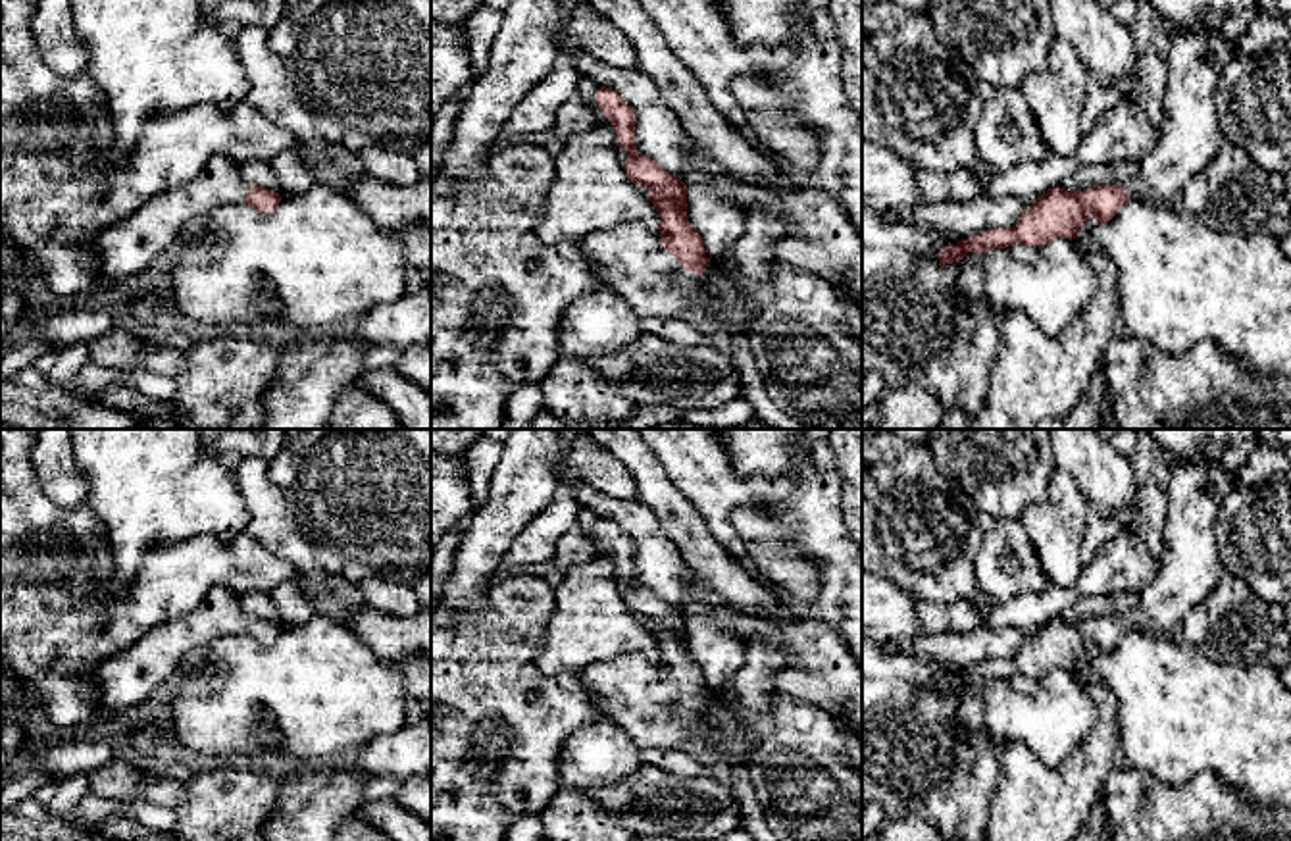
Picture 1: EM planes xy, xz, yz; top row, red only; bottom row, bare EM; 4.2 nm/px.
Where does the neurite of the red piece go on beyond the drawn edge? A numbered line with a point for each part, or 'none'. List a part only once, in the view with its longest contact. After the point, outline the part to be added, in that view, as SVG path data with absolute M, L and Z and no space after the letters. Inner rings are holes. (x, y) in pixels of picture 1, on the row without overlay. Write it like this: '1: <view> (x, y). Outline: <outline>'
1: xz (630, 691). Outline: M623 656L606 664L595 664L579 674L579 679L593 695L596 708L604 720L625 729L639 749L691 749L698 743L700 704L681 699L675 687L658 672L656 658Z

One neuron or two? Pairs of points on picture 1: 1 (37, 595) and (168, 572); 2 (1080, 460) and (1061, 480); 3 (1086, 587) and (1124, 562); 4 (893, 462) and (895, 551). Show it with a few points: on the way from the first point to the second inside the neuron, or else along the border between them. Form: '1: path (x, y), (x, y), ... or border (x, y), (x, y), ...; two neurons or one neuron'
1: path (70, 612), (127, 612), (135, 605); one neuron
2: border (1057, 464), (1074, 480), (1088, 505), (1088, 512); two neurons
3: path (1095, 580), (1114, 568); one neuron
4: path (893, 484), (891, 510), (895, 514), (895, 530); one neuron

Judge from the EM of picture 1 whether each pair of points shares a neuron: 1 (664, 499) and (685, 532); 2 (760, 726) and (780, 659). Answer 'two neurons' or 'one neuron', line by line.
1: one neuron
2: one neuron

